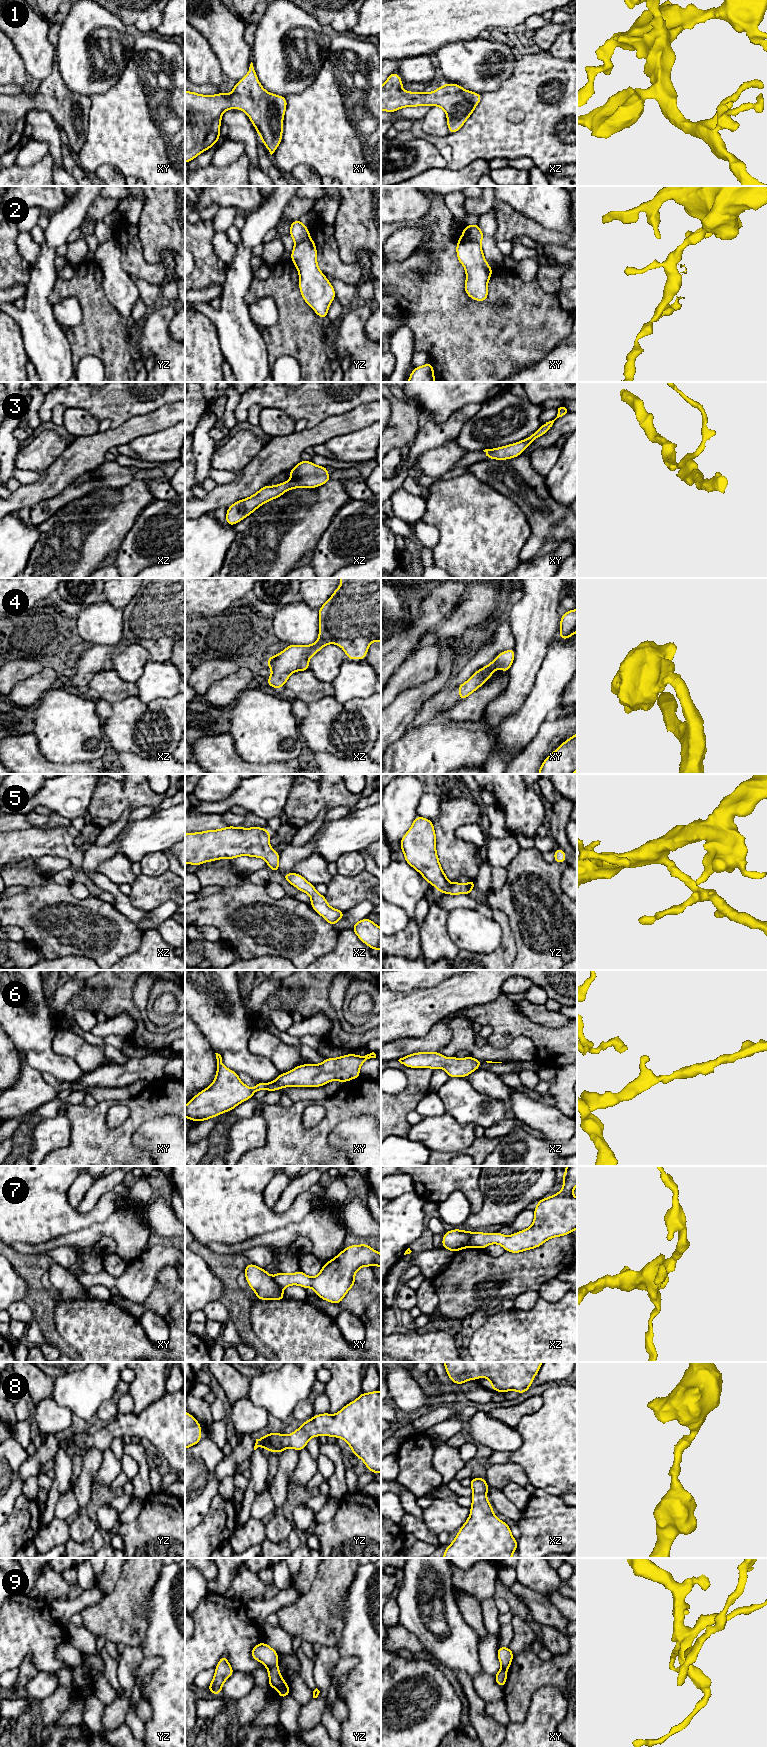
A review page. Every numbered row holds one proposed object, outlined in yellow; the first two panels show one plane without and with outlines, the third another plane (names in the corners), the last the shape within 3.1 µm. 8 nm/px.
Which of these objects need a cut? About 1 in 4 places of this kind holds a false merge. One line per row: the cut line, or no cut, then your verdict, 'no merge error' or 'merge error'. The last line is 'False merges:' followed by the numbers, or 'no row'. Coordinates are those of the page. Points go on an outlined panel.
1: no cut | no merge error
2: xy (462, 236), (479, 243) | merge error
3: no cut | no merge error
4: no cut | no merge error
5: no cut | no merge error
6: no cut | no merge error
7: xz (473, 1232), (468, 1246) | merge error
8: no cut | no merge error
9: yz (276, 1664), (268, 1670) | merge error
False merges: 2, 7, 9

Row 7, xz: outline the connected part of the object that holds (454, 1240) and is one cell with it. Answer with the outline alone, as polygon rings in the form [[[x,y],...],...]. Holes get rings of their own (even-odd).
[[[459,1229],[447,1231],[444,1233],[441,1247],[452,1252],[468,1248],[472,1235],[473,1232]]]

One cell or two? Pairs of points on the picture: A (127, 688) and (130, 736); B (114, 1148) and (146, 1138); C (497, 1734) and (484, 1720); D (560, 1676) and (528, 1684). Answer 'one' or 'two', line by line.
A: two
B: two
C: one
D: one

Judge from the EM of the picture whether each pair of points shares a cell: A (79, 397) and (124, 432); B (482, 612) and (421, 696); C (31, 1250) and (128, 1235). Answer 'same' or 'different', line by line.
A: different
B: same
C: same

